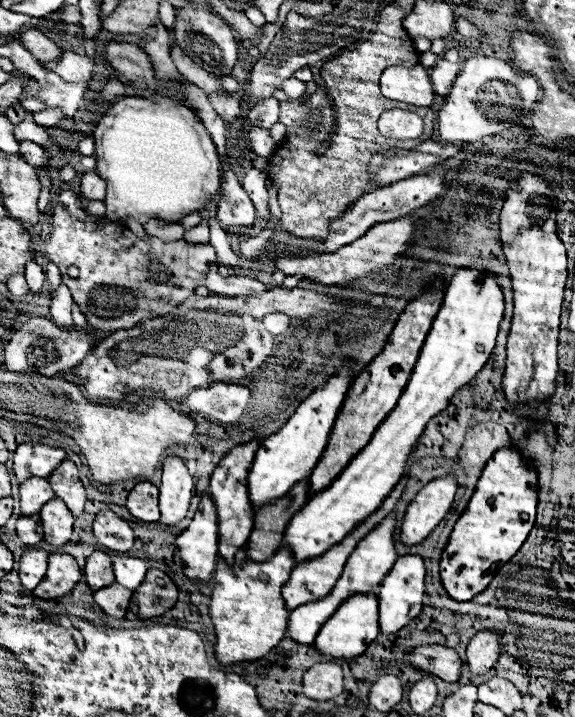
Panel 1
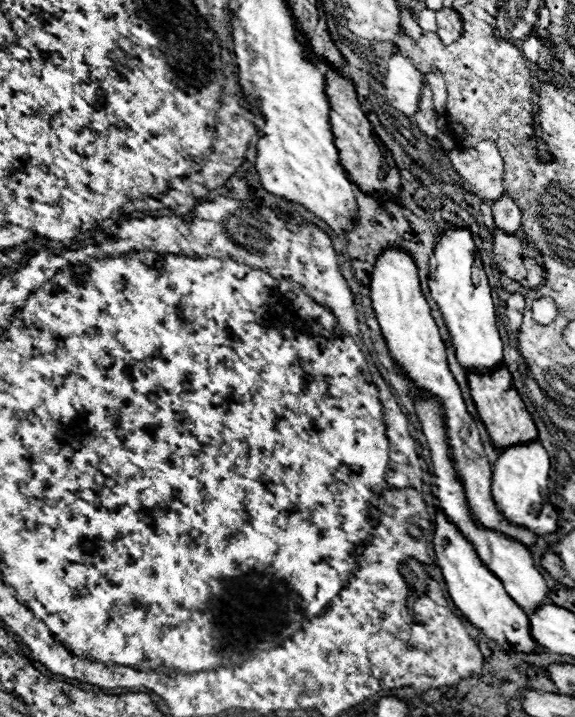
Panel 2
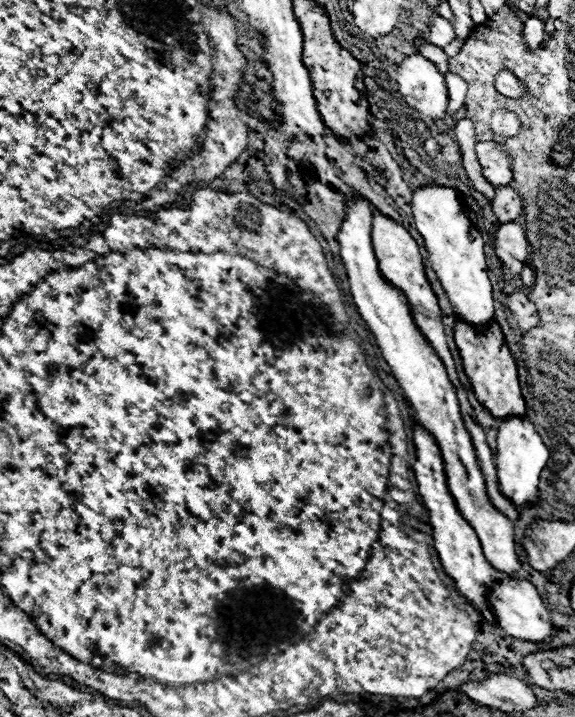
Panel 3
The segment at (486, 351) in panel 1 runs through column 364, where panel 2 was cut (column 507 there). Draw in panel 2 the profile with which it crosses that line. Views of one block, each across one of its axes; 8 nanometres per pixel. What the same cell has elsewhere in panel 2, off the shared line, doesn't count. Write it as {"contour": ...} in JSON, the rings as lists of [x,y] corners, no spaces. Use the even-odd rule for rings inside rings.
{"contour":[[[524,442],[516,446],[508,446],[500,452],[500,458],[494,462],[492,474],[492,496],[498,510],[518,526],[532,530],[534,534],[550,534],[556,530],[558,514],[548,500],[548,472],[550,472],[550,458],[544,446],[534,442]]]}

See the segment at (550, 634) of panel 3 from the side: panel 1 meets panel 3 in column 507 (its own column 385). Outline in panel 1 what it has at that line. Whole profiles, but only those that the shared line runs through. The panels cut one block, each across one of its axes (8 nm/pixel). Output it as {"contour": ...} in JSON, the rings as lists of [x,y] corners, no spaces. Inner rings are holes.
{"contour":[[[408,554],[408,556],[400,556],[396,560],[394,568],[382,580],[380,590],[378,590],[378,600],[380,600],[380,632],[398,632],[412,618],[416,618],[420,614],[422,598],[424,598],[424,578],[426,578],[426,566],[424,566],[422,556]]]}

